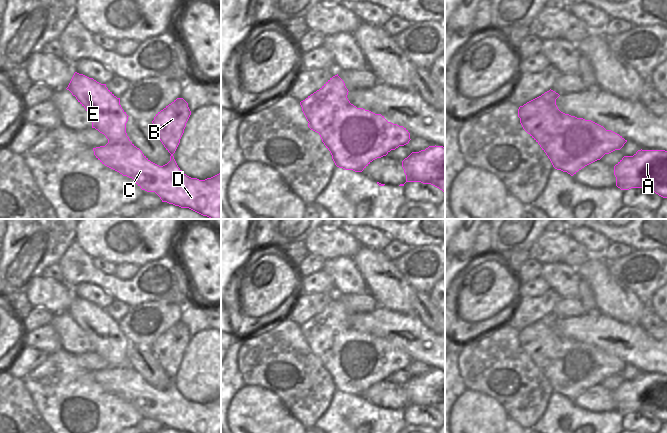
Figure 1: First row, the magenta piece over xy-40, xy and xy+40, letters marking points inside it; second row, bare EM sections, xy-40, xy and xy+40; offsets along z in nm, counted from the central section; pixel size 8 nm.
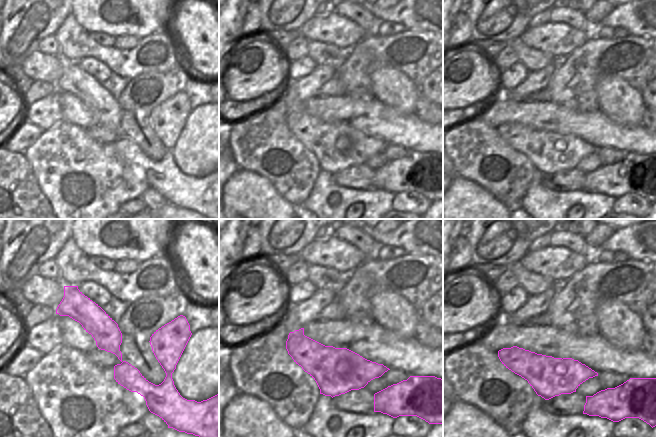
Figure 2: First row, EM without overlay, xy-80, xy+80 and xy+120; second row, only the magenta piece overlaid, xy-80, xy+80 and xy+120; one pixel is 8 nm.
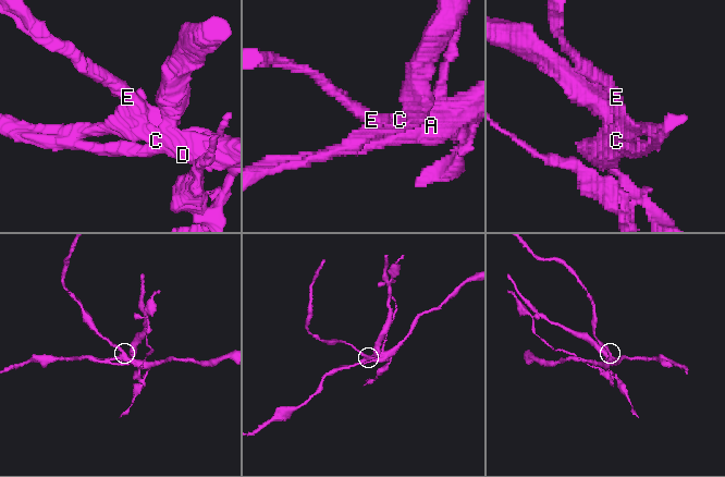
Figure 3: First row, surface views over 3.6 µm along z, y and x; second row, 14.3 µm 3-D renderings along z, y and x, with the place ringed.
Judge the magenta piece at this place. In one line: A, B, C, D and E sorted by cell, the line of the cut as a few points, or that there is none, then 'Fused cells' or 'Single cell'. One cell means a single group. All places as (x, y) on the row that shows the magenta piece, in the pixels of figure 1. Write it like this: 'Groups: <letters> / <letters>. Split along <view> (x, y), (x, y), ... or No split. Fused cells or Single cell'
Groups: A B C D / E. Split along xy+40 (520, 117), (545, 131), (583, 139), (602, 138), (606, 132). Fused cells

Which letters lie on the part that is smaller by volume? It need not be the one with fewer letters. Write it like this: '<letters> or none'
E

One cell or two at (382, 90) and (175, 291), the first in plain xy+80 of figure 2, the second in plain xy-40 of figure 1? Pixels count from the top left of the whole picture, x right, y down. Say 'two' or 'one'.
one

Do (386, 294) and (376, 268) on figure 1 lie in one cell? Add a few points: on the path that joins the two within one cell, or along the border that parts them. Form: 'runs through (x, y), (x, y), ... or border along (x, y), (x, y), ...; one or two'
runs through (386, 288), (386, 285), (375, 274); one

